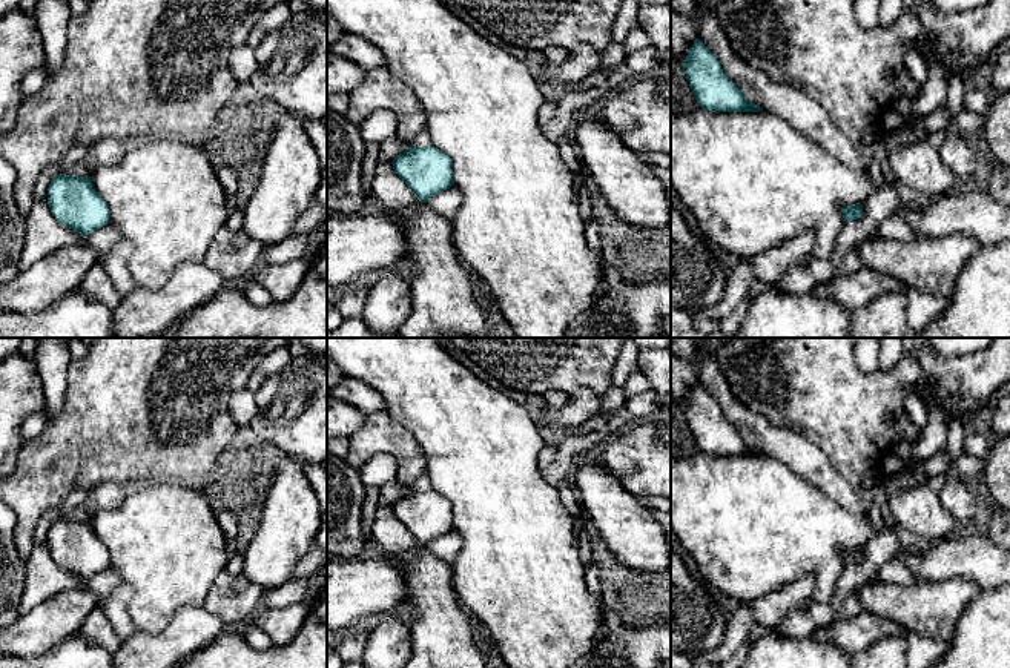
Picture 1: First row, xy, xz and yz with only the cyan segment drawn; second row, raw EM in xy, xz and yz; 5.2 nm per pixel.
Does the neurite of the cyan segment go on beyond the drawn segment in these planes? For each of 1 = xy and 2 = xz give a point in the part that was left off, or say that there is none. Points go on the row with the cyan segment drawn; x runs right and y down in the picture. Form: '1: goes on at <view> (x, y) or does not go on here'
1: does not go on here
2: does not go on here

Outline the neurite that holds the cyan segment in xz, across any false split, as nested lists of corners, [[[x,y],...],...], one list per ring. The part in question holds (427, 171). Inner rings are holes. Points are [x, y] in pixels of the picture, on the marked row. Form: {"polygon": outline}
{"polygon": [[[411,146],[393,160],[393,169],[410,190],[427,203],[433,195],[453,186],[453,164],[434,146]]]}

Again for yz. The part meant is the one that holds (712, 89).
{"polygon": [[[700,38],[689,48],[683,71],[701,109],[715,112],[760,112],[723,72],[717,57]]]}

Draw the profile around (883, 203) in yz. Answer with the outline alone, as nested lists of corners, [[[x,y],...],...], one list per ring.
[[[873,158],[866,170],[875,190],[863,206],[863,215],[858,220],[844,223],[832,256],[829,260],[814,258],[806,266],[792,266],[787,273],[774,284],[775,290],[800,296],[810,293],[815,286],[833,279],[847,250],[872,236],[881,220],[896,213],[901,200],[896,190],[884,181],[880,160]]]

